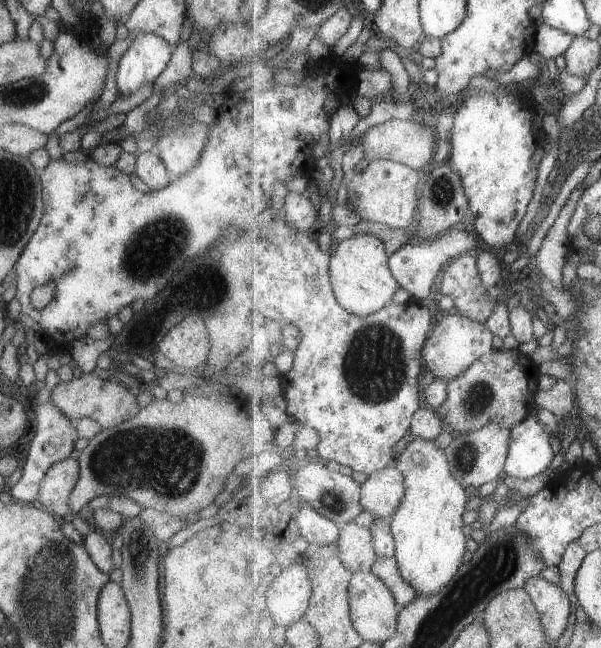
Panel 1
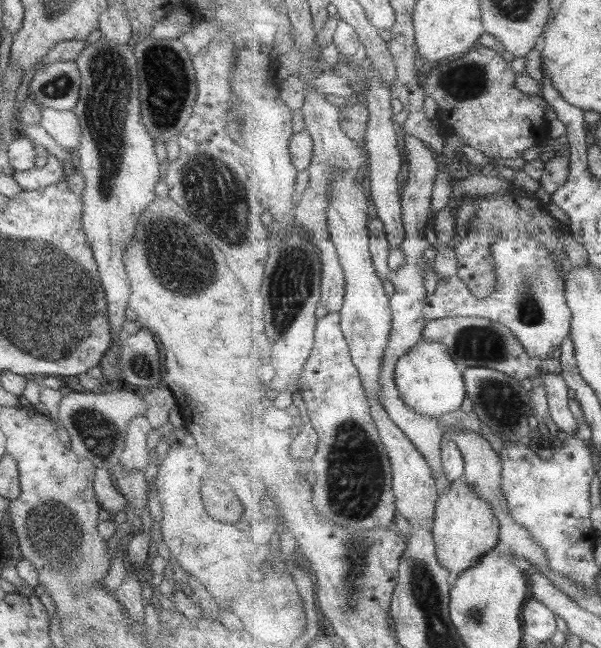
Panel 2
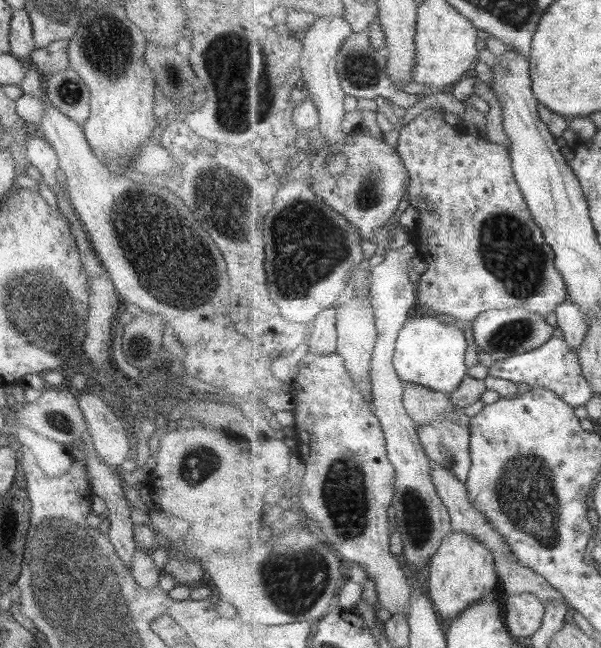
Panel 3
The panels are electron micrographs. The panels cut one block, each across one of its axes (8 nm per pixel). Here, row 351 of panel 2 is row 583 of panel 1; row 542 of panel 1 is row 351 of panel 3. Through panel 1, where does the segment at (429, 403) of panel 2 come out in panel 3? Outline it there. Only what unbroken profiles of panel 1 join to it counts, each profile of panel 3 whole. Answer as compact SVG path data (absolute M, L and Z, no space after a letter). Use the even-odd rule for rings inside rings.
M418 311L401 330L394 358L394 366L403 382L421 384L435 390L450 394L455 392L467 376L465 352L467 340L462 326L443 317L438 319ZM441 318L444 319L441 321Z

